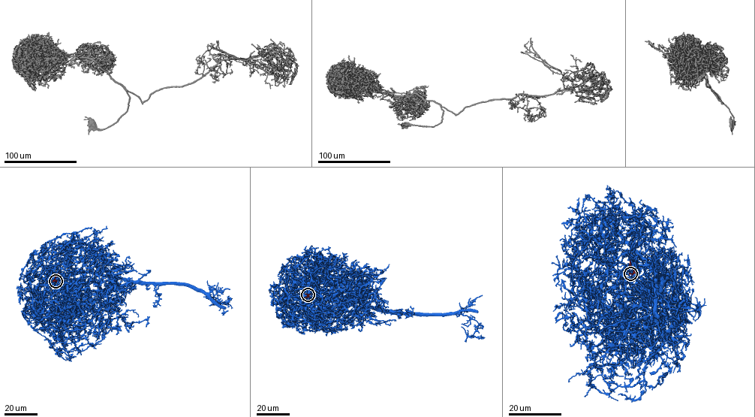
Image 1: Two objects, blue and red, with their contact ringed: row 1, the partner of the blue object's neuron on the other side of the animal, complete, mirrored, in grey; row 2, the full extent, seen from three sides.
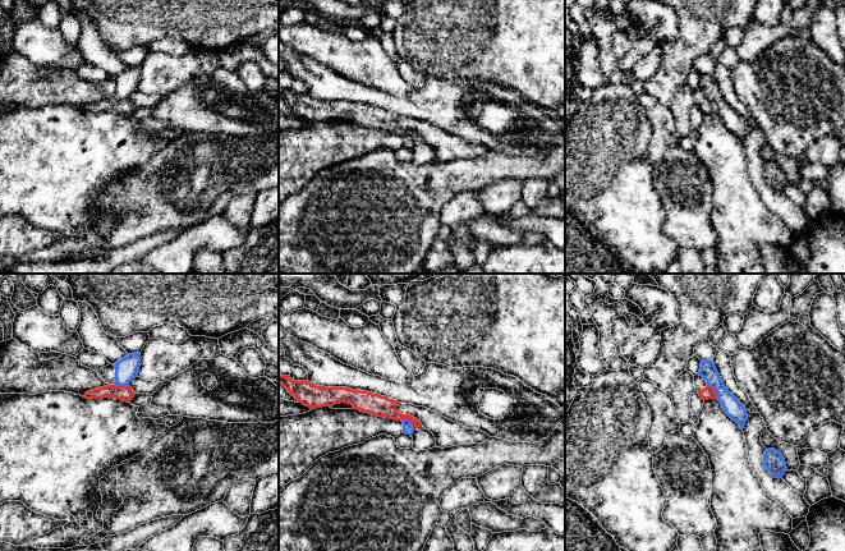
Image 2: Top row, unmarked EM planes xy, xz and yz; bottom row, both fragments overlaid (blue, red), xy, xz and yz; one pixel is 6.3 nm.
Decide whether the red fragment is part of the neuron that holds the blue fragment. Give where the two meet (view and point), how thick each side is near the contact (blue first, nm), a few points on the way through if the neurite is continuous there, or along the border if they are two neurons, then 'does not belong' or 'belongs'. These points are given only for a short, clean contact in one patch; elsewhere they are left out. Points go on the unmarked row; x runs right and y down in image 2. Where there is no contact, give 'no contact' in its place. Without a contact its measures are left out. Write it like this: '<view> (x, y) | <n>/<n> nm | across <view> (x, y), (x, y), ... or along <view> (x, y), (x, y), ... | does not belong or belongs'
yz (715, 102) | 110/80 nm | along yz (707, 97), (715, 104), (717, 111) | does not belong

